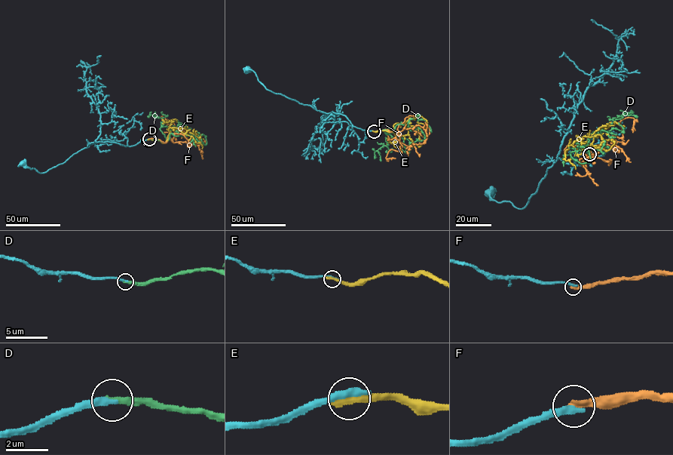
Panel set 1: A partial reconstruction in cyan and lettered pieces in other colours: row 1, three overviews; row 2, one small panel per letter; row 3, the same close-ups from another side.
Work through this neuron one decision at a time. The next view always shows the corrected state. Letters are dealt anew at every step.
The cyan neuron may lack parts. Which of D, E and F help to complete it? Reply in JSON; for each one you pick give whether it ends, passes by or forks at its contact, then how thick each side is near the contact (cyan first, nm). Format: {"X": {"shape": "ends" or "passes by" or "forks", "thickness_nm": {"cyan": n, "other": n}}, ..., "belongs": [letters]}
{"D": {"shape": "ends", "thickness_nm": {"cyan": 280, "other": 320}}, "belongs": ["D"]}

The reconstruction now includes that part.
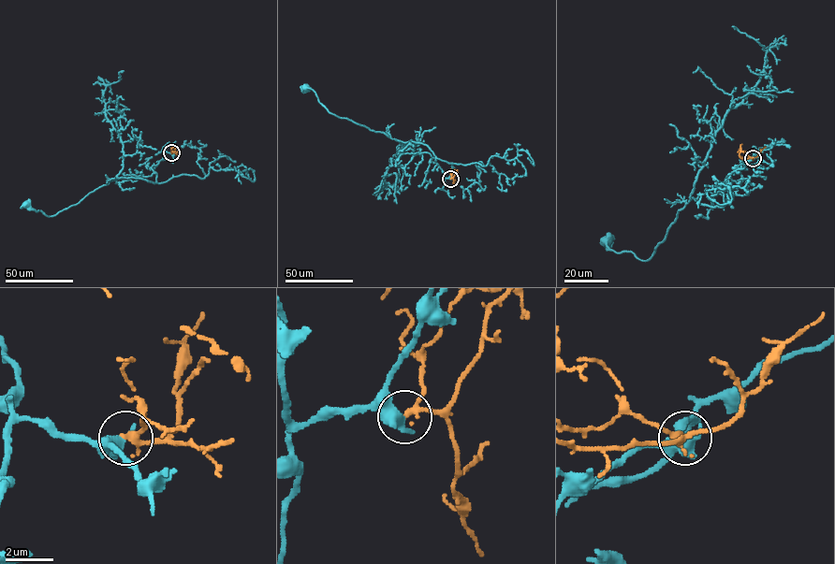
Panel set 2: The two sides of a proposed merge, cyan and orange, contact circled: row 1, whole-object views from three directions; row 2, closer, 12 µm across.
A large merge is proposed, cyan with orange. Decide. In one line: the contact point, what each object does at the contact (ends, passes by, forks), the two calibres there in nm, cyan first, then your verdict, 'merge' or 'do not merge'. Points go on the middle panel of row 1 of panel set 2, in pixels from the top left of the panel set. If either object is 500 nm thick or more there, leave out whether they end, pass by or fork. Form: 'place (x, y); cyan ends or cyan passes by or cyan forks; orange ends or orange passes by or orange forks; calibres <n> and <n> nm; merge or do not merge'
place (450, 179); calibres 600 and 180 nm; do not merge

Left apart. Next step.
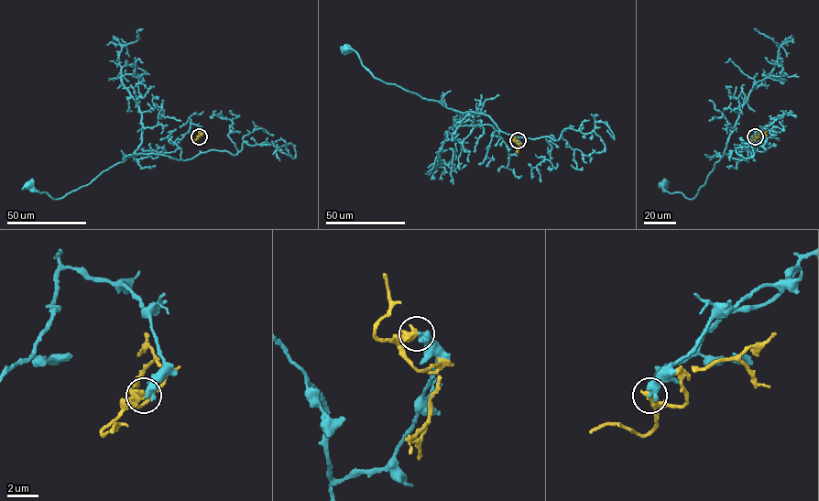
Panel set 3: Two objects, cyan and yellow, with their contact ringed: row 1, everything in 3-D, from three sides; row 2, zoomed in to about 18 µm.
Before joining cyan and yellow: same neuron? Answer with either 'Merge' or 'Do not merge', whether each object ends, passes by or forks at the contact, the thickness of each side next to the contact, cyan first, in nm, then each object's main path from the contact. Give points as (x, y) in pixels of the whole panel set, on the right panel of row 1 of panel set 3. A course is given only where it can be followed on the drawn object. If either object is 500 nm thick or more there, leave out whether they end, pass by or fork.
Do not merge. Thickness 480 nm (cyan) against 550 nm. Course of cyan: (755, 136), (769, 123), (745, 146), (747, 159), (724, 154), (693, 199), (681, 192), (669, 192), (662, 185). Course of yellow: (755, 136), (768, 130)

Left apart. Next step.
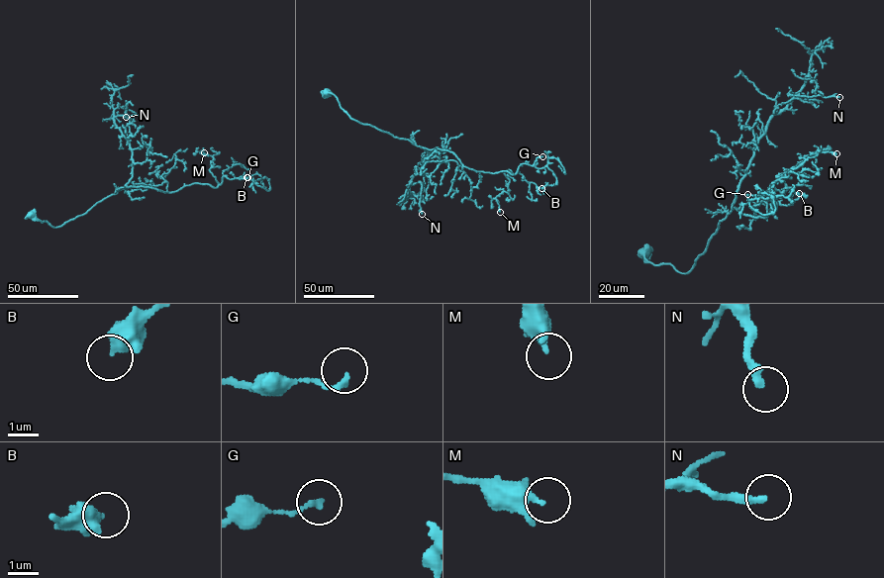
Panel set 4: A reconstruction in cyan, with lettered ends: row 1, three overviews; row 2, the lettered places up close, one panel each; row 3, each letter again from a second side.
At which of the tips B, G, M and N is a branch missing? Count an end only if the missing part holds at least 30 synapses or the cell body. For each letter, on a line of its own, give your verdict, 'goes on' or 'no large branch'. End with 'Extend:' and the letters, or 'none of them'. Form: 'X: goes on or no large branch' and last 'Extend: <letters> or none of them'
B: no large branch
G: no large branch
M: no large branch
N: goes on
Extend: N

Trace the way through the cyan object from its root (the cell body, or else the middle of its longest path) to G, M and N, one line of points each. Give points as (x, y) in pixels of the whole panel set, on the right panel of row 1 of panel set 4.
G: (643, 253), (654, 264), (688, 272), (733, 208), (763, 218), (773, 202), (776, 209), (762, 190), (747, 194)
M: (643, 253), (688, 272), (733, 208), (766, 217), (780, 175), (813, 152), (836, 153)
N: (643, 253), (654, 264), (688, 272), (731, 212), (757, 141), (769, 119), (791, 98), (788, 93), (839, 97)

